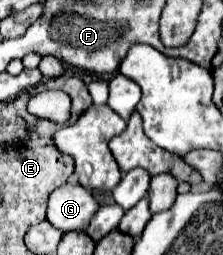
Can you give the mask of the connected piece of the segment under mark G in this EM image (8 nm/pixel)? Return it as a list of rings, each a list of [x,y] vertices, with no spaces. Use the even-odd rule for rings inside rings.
[[[64,184],[60,190],[50,194],[48,222],[60,232],[86,230],[96,210],[98,202],[92,192],[78,184]]]

